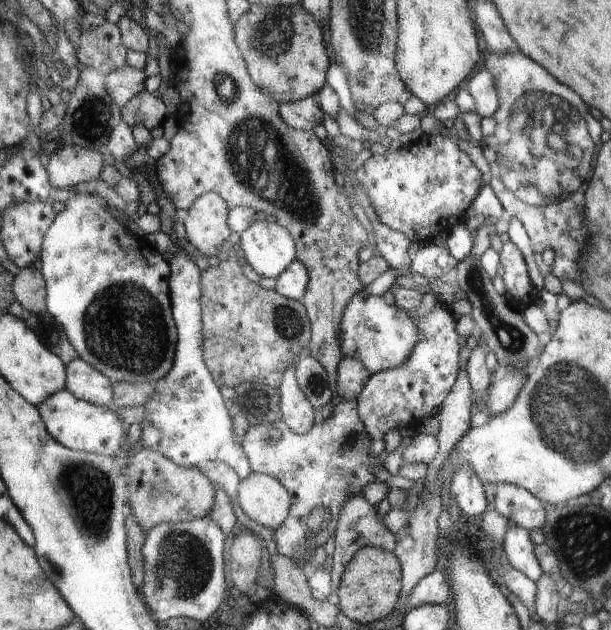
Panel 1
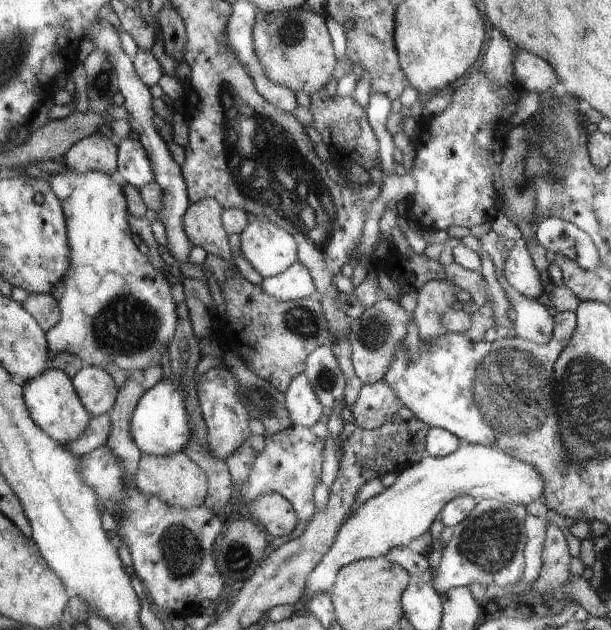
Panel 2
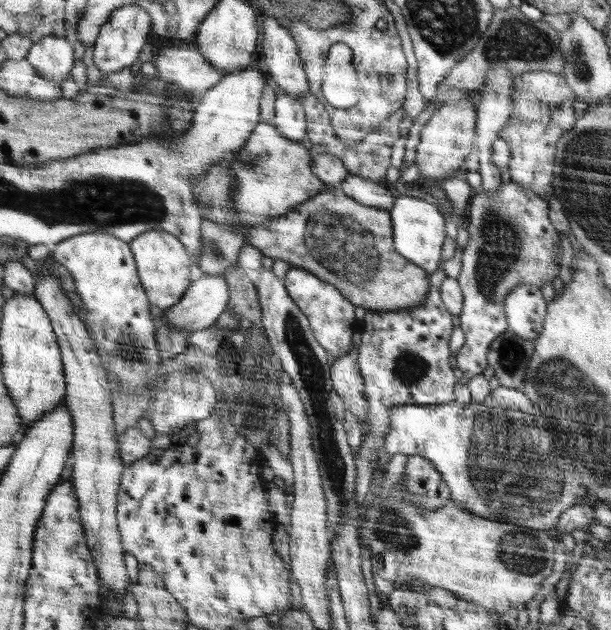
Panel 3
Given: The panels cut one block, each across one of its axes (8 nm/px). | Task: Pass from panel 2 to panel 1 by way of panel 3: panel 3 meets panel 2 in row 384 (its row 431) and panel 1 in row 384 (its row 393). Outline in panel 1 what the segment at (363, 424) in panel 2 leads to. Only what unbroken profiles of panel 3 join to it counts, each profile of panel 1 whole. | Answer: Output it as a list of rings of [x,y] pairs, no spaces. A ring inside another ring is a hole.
[[[438,302],[426,316],[420,318],[412,314],[419,332],[420,342],[409,358],[399,366],[370,374],[363,392],[355,399],[358,402],[358,412],[363,424],[371,436],[371,452],[380,455],[384,448],[384,434],[388,430],[403,429],[406,424],[429,418],[434,410],[443,404],[455,387],[458,379],[458,334],[454,330],[454,318],[445,306]]]

